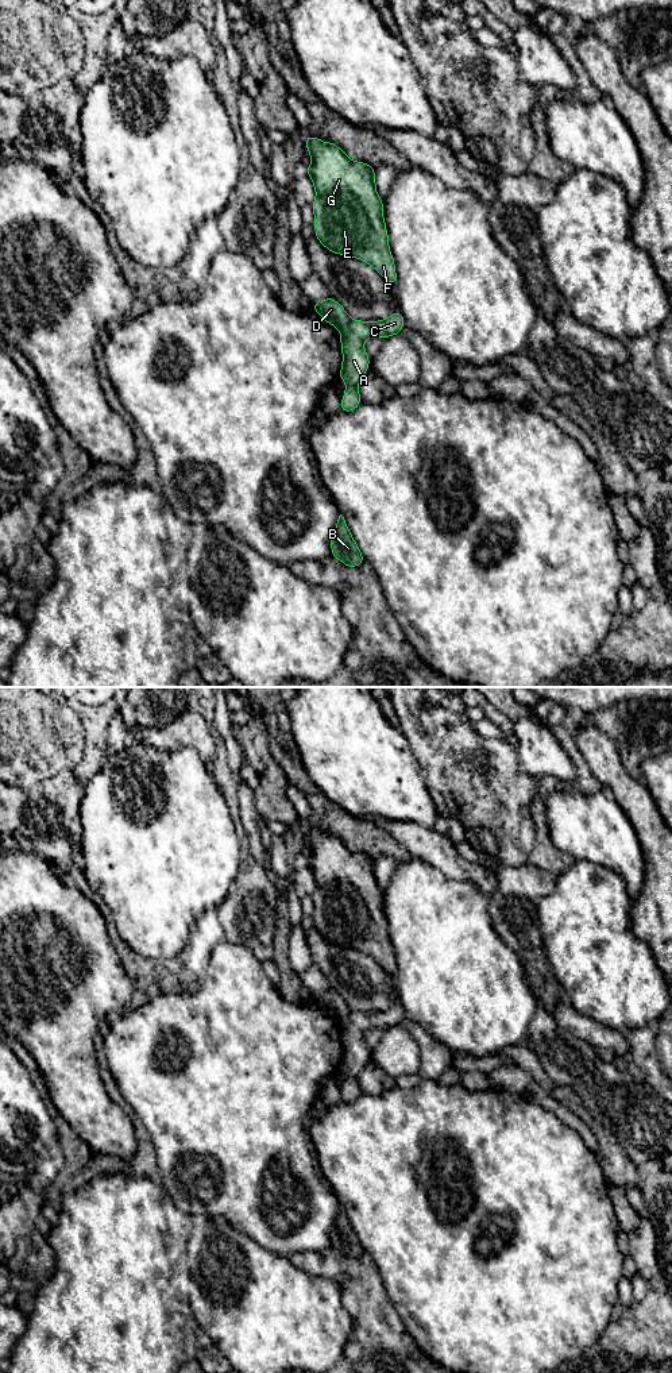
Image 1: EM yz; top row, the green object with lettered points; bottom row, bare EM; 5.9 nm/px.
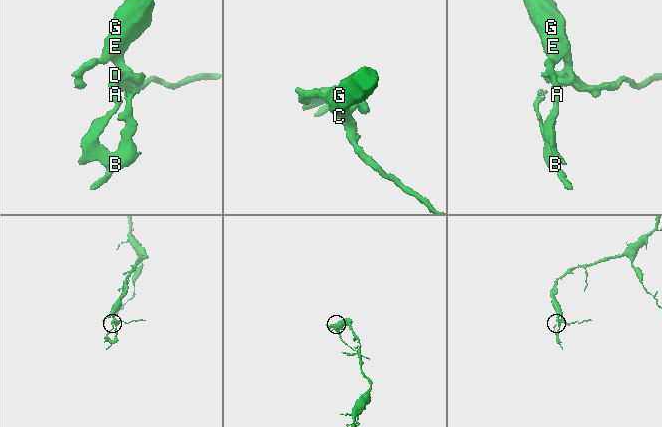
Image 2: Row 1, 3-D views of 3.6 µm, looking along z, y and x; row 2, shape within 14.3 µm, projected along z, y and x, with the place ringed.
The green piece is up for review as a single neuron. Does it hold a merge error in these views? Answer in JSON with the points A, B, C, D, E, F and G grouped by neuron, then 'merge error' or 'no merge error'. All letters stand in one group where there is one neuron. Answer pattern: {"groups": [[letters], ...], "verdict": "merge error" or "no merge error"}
{"groups": [["A", "B", "C"], ["D", "E", "F", "G"]], "verdict": "merge error"}

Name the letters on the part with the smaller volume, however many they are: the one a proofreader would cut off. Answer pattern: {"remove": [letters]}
{"remove": ["A", "B", "C"]}

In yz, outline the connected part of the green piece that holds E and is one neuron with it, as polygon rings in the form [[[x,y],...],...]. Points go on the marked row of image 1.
[[[305,135],[305,142],[312,157],[312,163],[305,173],[316,189],[316,198],[312,204],[316,238],[331,252],[364,261],[394,286],[397,271],[389,247],[383,201],[376,193],[375,169],[368,163],[349,159],[332,142],[323,142],[309,135]]]

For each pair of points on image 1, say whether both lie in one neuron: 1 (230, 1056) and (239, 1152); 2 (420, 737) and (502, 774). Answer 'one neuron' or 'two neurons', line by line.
1: one neuron
2: one neuron

